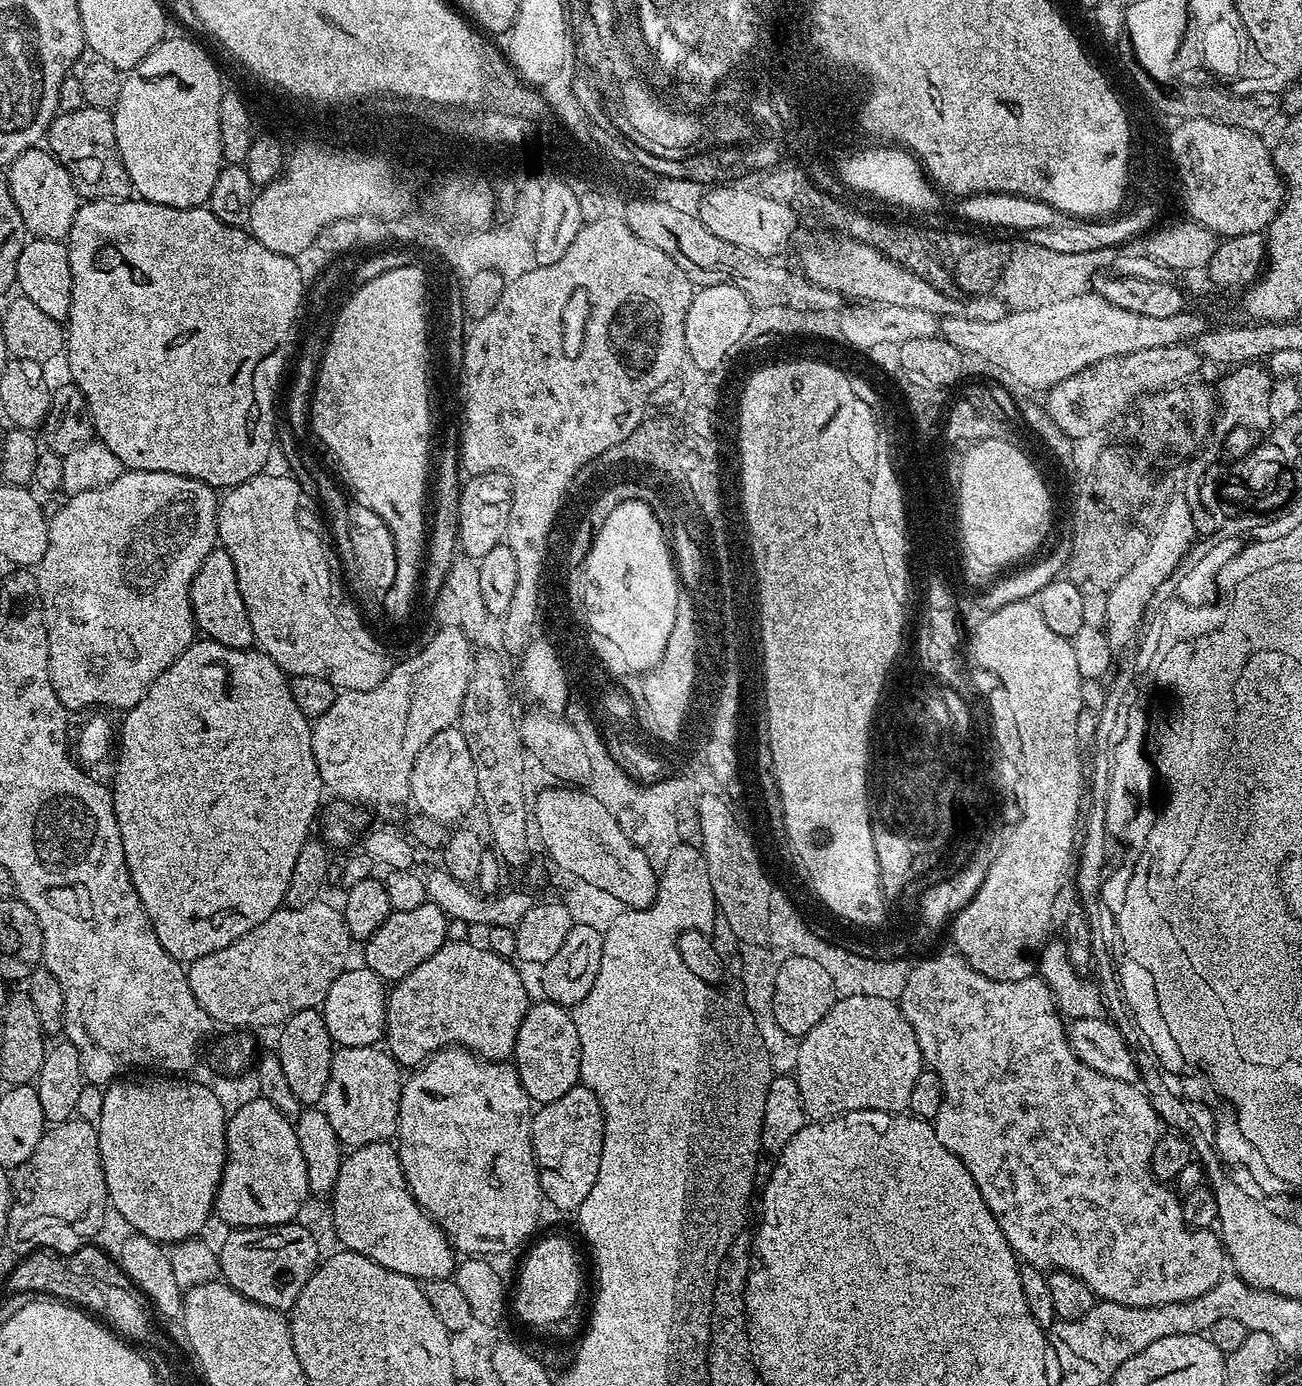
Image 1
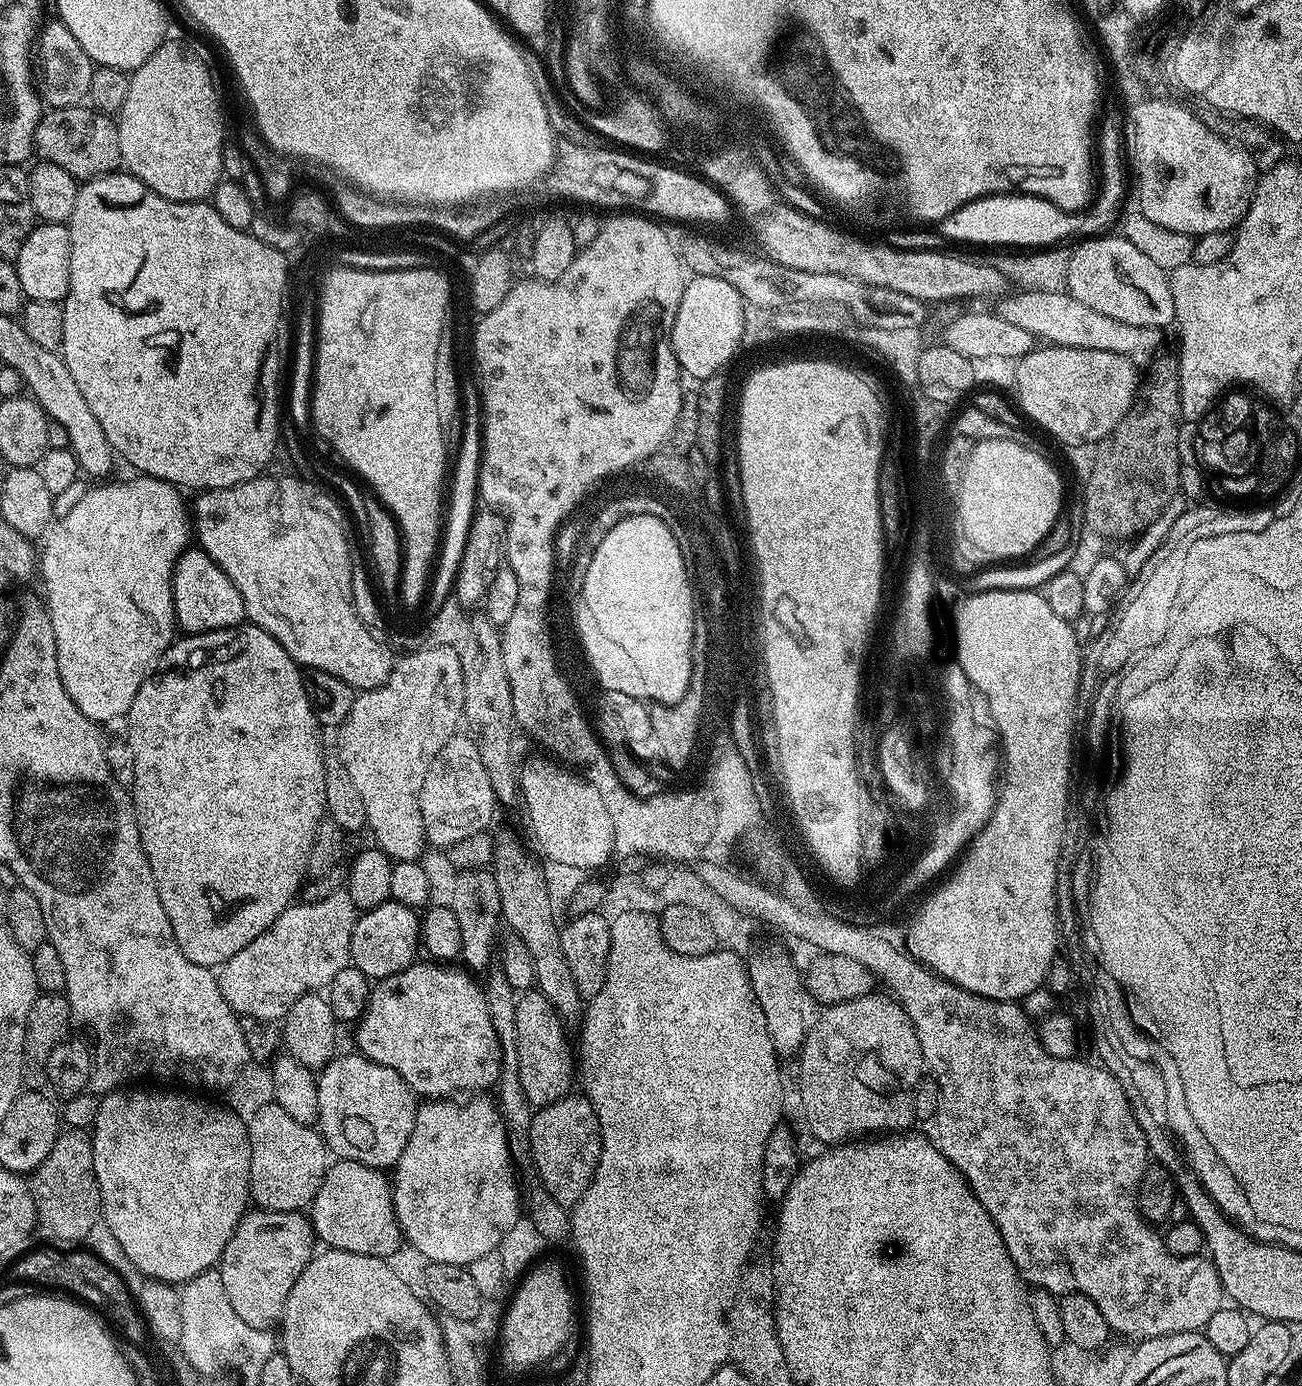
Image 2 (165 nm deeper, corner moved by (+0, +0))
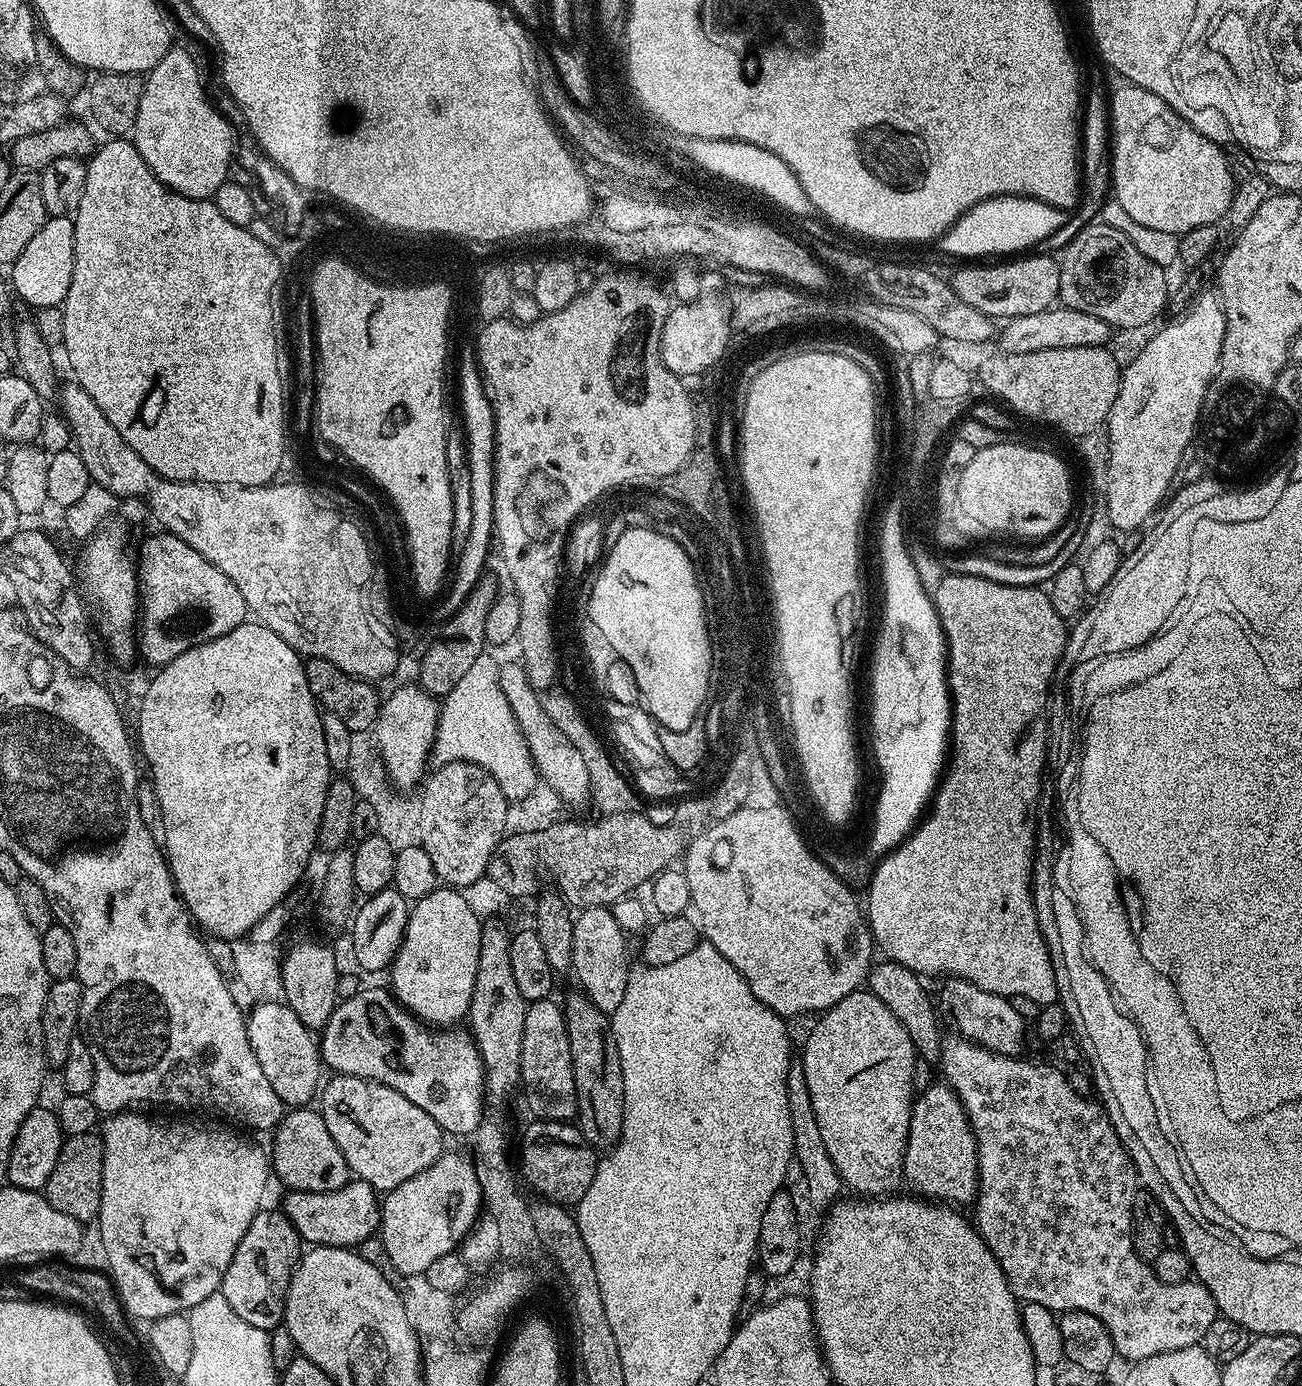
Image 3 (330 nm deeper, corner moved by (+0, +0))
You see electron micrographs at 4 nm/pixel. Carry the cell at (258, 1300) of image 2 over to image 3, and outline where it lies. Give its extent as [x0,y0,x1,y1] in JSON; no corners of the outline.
[219,1210,301,1333]

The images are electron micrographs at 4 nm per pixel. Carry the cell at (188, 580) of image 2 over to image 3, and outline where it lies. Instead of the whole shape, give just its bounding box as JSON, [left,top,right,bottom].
[138,530,249,666]

